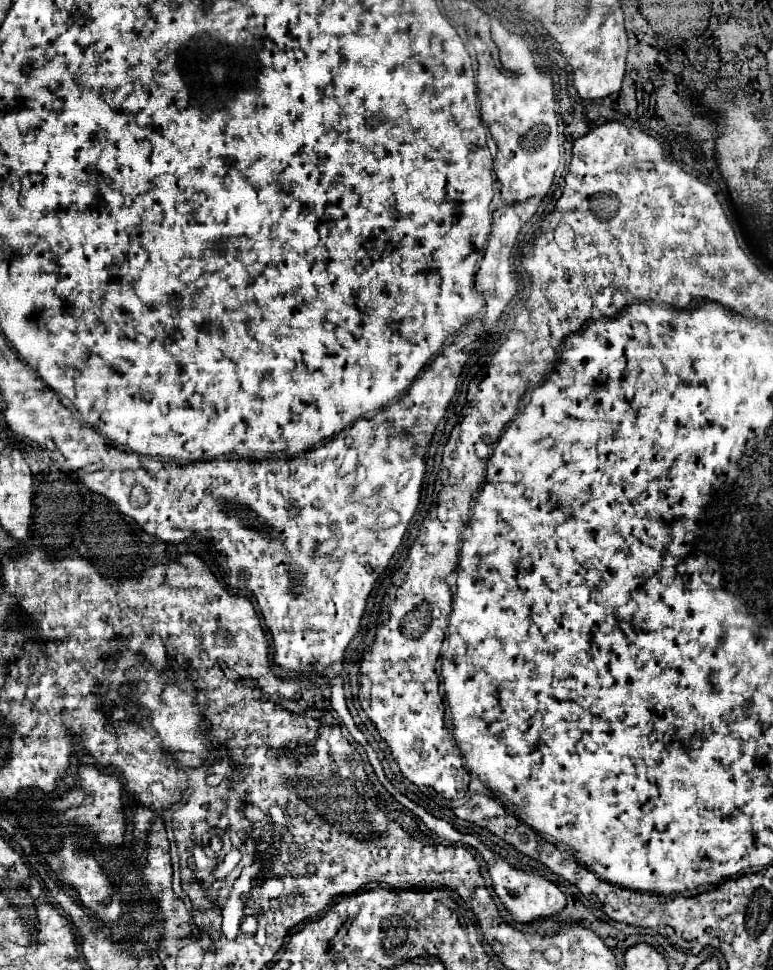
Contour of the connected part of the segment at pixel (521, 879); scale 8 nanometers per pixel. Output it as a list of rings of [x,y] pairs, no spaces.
[[[504,859],[494,861],[494,871],[490,871],[492,877],[492,887],[506,911],[510,913],[512,921],[516,923],[532,923],[534,919],[544,919],[544,917],[554,917],[566,907],[566,895],[548,879],[510,867]]]

